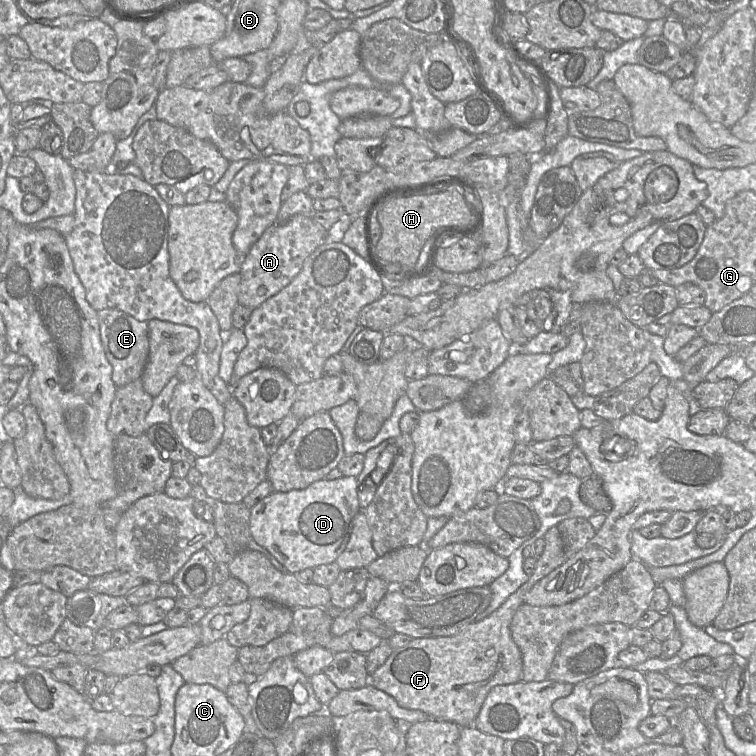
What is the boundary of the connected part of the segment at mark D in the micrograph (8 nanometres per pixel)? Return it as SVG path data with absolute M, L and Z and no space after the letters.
M356 477L321 479L305 489L272 492L257 502L250 509L250 533L289 573L296 574L335 562L346 548L353 519L360 510Z

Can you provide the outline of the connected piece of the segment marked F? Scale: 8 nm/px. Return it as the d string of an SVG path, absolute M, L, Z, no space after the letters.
M557 526L545 533L544 542L544 551L537 558L529 580L493 613L467 625L454 636L412 638L405 646L393 649L385 663L370 675L370 684L391 695L402 708L423 711L430 719L453 722L460 728L474 727L493 687L522 681L523 660L511 635L512 618L524 603L525 594L566 560Z

